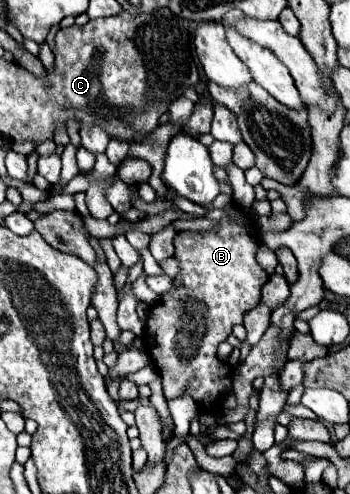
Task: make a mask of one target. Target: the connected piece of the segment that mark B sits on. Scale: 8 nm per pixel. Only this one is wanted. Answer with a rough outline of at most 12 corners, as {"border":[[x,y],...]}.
{"border":[[255,226],[177,232],[177,288],[151,308],[165,396],[219,404],[217,346],[261,302]]}

